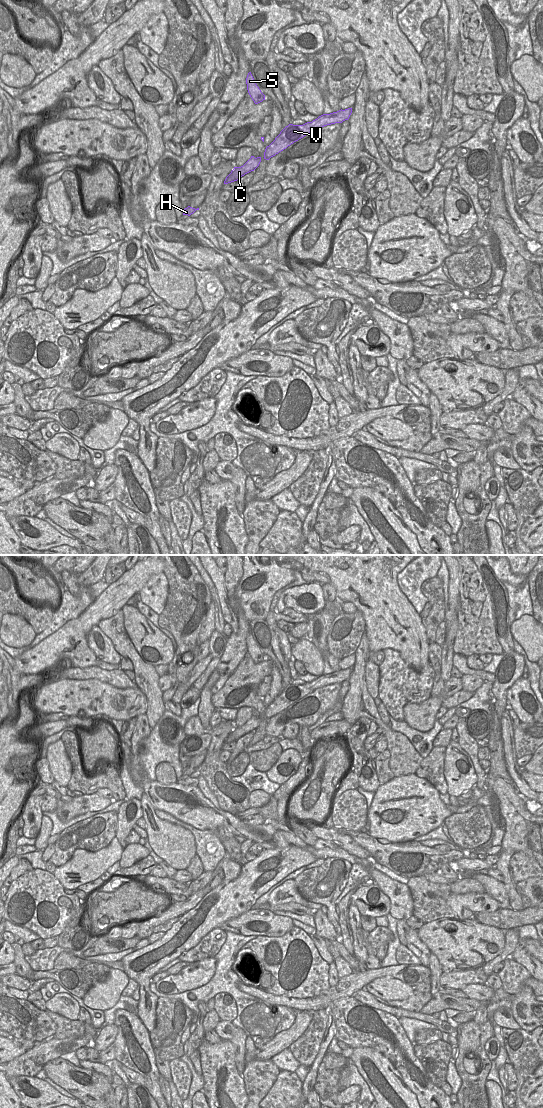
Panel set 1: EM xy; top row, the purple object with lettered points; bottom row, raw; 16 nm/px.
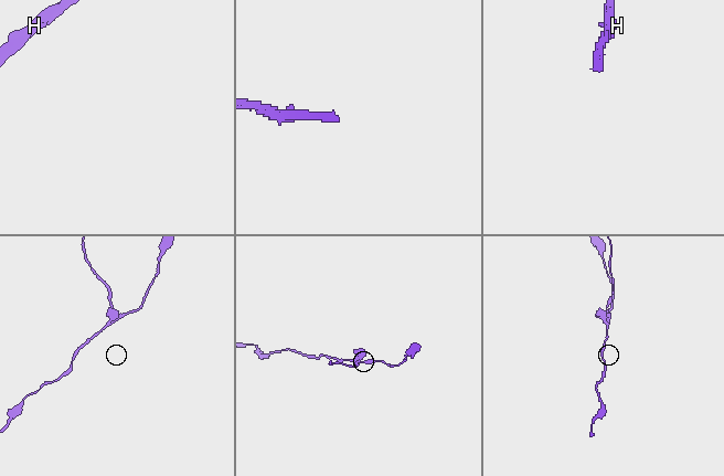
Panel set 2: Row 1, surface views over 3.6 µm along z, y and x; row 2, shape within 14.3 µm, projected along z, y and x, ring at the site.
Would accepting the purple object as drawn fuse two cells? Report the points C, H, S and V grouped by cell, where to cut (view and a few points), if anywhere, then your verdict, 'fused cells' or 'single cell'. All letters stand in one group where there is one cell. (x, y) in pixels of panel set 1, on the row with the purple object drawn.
C H S V | no cut | single cell

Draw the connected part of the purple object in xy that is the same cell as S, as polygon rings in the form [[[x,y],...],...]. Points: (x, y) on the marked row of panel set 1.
[[[249,72],[247,75],[246,84],[247,84],[248,93],[255,104],[258,104],[263,100],[265,100],[265,95],[261,92],[261,90],[257,86],[251,72]]]

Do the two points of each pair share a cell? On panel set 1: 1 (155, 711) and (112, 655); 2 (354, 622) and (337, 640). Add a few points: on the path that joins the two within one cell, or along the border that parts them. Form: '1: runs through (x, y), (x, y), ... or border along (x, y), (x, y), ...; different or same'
1: border along (107, 637), (111, 641), (113, 648), (122, 656); different
2: runs through (350, 626), (341, 636); same

